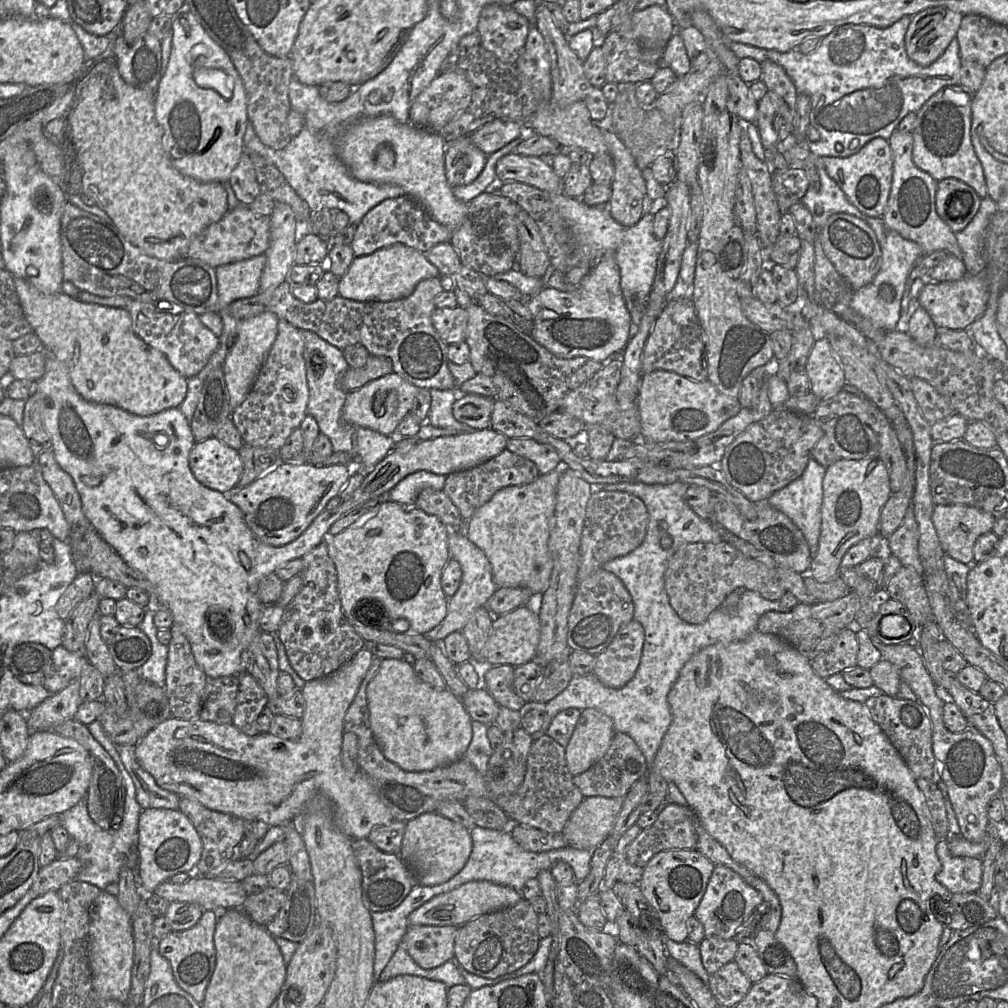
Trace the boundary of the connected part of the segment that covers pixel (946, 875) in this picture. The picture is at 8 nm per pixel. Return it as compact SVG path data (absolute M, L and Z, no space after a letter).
M949 837L936 844L941 869L936 879L951 893L976 892L982 880L982 858L956 857L948 849Z

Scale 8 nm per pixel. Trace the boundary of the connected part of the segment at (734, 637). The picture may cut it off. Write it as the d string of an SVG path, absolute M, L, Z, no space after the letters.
M682 482L591 485L594 491L620 491L635 495L645 503L649 512L647 533L641 545L602 566L602 569L613 573L623 582L632 597L633 619L642 625L645 632L642 656L634 677L621 688L604 685L593 673L584 676L573 675L567 688L546 703L547 717L544 724L540 731L531 736L534 741L544 736L552 719L562 710L596 709L612 719L615 733L625 733L635 741L650 767L672 723L668 694L686 662L699 650L708 646L745 639L757 630L758 620L766 612L788 612L791 609L783 607L779 601L767 600L757 592L736 589L703 623L689 624L683 621L671 607L665 590L668 562L683 545L723 541L713 524L699 517L686 503L685 493L689 485Z

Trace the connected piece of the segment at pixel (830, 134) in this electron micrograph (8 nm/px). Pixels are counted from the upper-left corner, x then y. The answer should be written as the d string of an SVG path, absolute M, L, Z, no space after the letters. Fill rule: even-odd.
M904 16L894 24L886 28L878 28L874 26L864 25L864 24L845 24L836 29L834 29L830 34L822 38L821 44L819 47L812 53L804 54L798 48L787 52L779 52L776 50L769 50L764 48L758 48L756 46L746 45L738 42L728 42L728 47L734 52L734 54L739 58L743 59L745 57L753 58L759 63L762 63L766 60L770 60L778 65L780 65L787 75L793 81L796 90L799 94L806 94L810 97L811 100L811 113L810 113L810 125L813 126L820 133L820 140L817 142L806 141L805 145L813 154L824 157L849 157L857 153L863 146L865 146L870 140L876 137L881 137L889 140L891 134L897 129L900 121L910 112L917 112L923 106L923 104L937 93L940 89L959 84L960 80L960 68L961 68L961 58L960 58L960 49L959 42L954 37L950 42L949 46L946 48L944 53L932 64L929 66L920 66L914 61L912 61L905 49L905 34L910 24L912 16ZM840 143L842 145L842 151L837 152L835 145Z

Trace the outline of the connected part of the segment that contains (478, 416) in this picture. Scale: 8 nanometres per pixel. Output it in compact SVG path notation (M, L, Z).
M460 394L452 406L453 416L461 423L477 430L491 428L493 399L477 394Z

